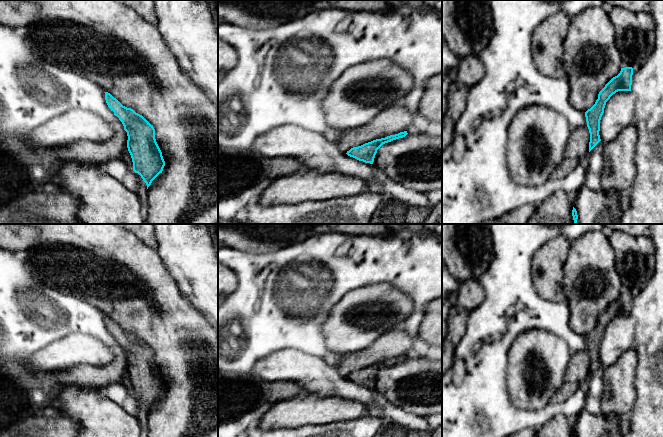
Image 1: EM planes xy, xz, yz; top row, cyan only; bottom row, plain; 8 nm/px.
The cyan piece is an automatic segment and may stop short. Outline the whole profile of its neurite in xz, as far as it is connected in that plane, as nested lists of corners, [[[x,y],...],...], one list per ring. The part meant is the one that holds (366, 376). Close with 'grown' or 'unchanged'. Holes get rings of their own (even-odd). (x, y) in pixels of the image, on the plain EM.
[[[407,355],[400,356],[395,359],[390,359],[385,362],[376,363],[371,366],[365,367],[358,371],[353,371],[347,375],[347,379],[353,381],[359,385],[365,387],[373,388],[377,374],[385,367],[391,366],[393,364],[403,362],[407,359]]]; unchanged

